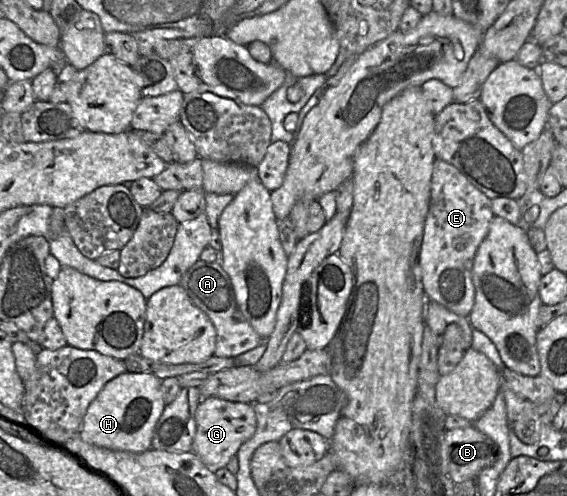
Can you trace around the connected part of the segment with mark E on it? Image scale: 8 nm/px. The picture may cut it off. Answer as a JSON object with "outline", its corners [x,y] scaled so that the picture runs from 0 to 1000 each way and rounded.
{"outline":[[[772,319],[765,323],[757,421],[739,510],[751,605],[769,607],[810,637],[827,639],[838,607],[838,581],[831,556],[834,524],[845,494],[861,472],[864,450],[871,438],[866,403],[859,395],[840,381],[799,333]]]}

